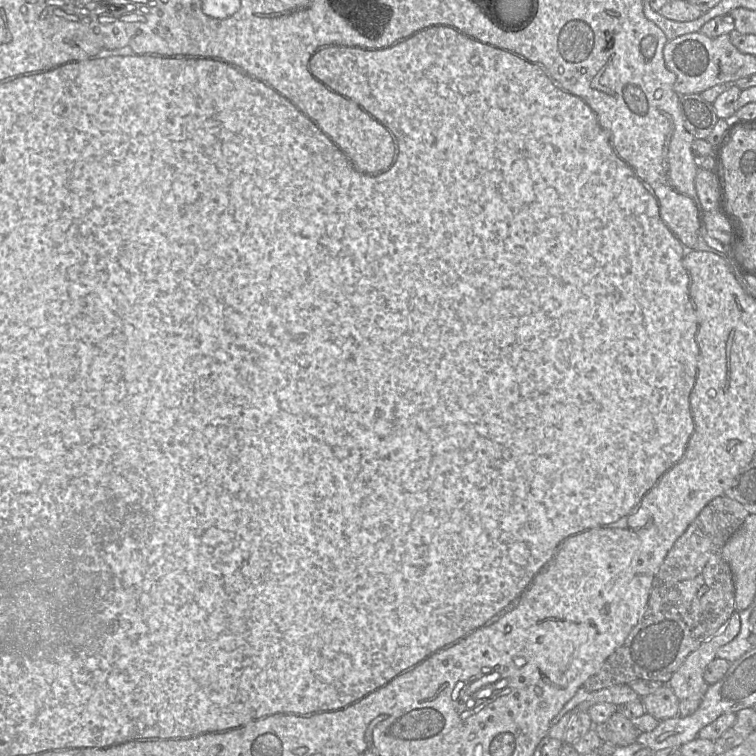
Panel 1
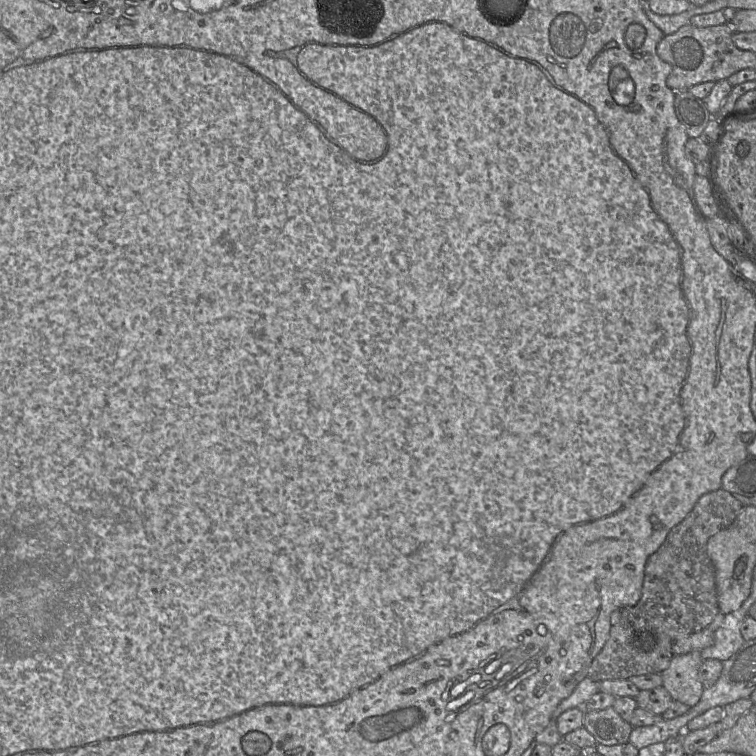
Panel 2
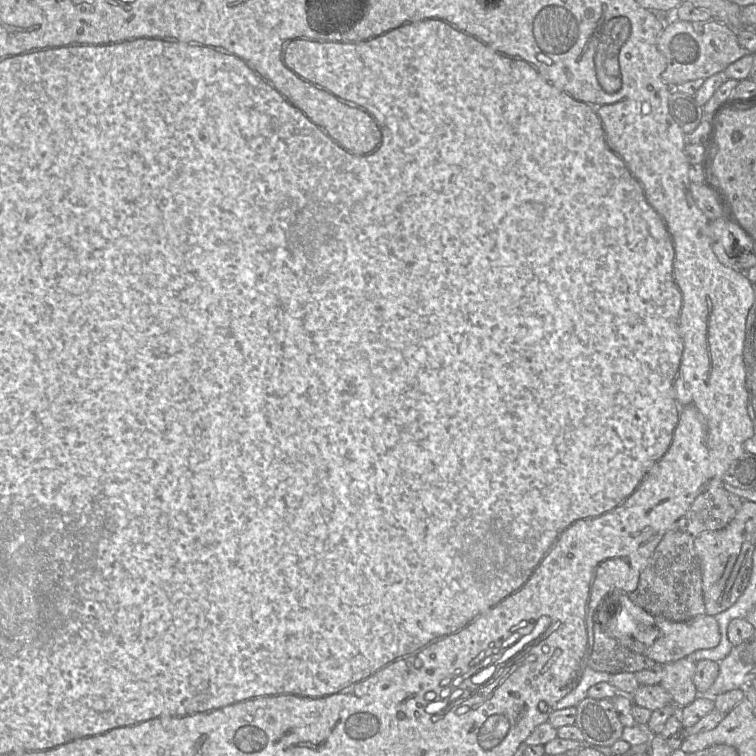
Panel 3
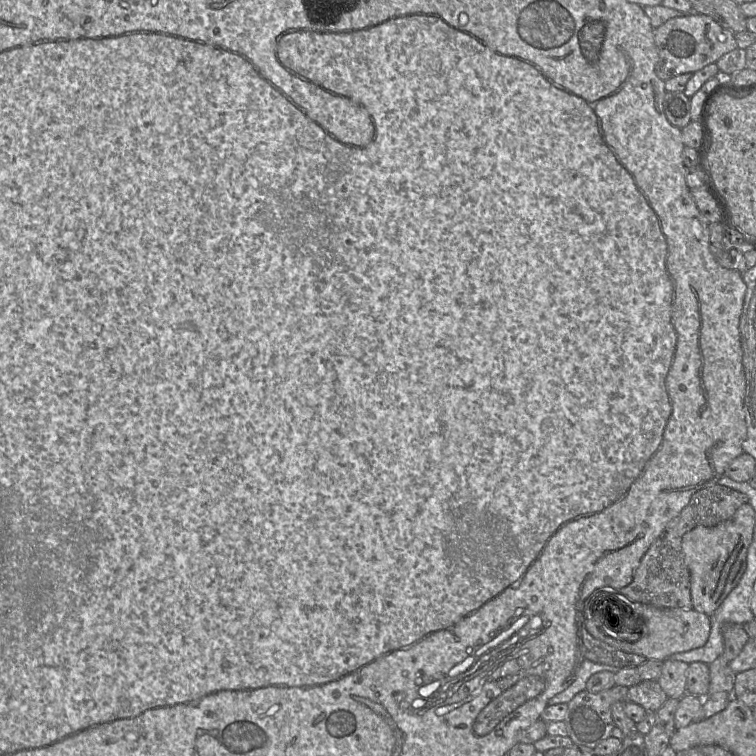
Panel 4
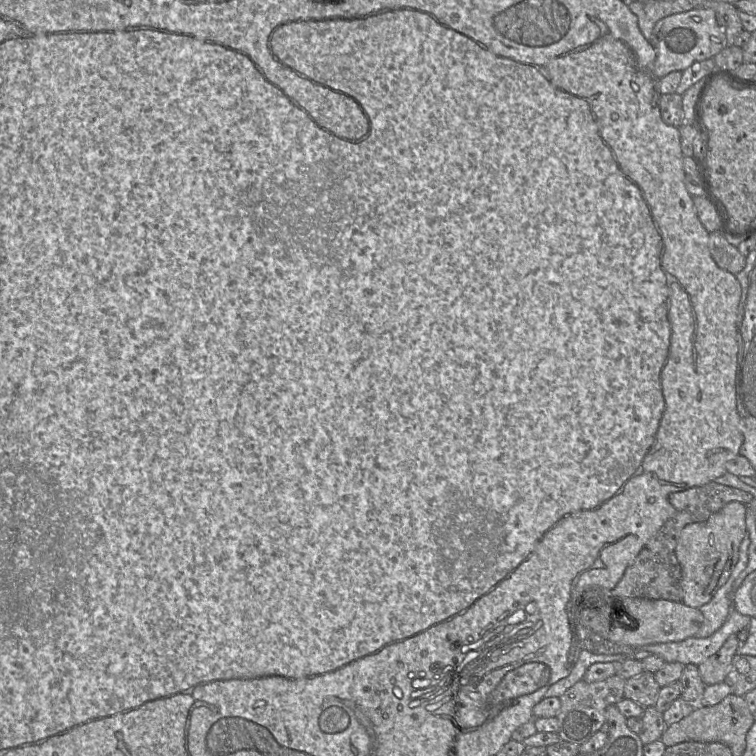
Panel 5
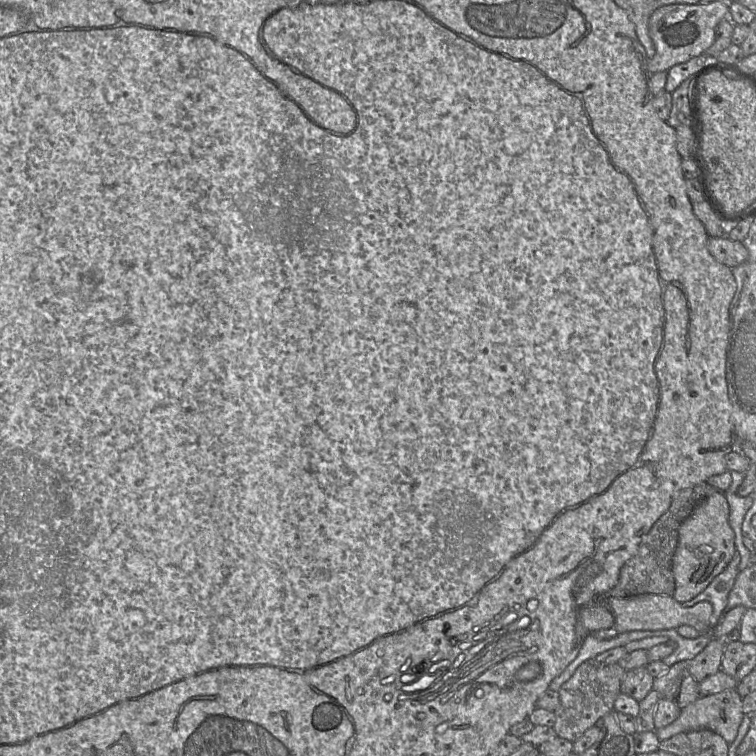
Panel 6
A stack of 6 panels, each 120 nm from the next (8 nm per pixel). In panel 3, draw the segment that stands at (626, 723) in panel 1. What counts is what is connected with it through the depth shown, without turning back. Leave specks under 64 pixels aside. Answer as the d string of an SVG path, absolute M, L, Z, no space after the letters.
M588 696L576 706L576 709L577 716L574 725L582 732L585 743L611 747L621 739L624 726L615 711L613 699L594 699Z

